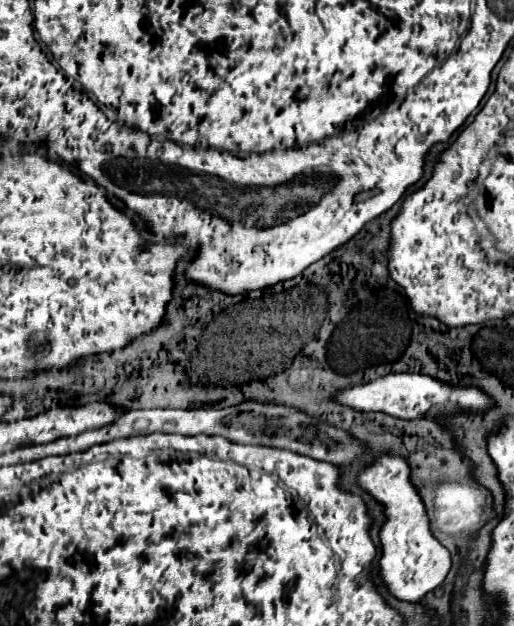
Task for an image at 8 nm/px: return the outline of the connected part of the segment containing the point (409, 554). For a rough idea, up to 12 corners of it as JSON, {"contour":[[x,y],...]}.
{"contour":[[401,456],[357,484],[385,504],[381,576],[417,602],[451,570]]}

